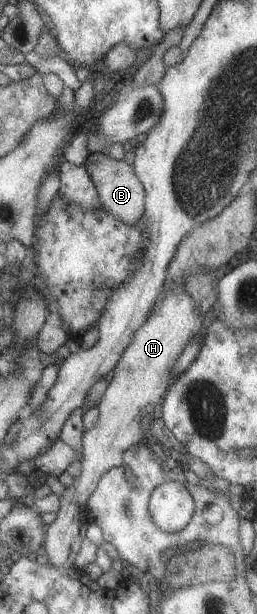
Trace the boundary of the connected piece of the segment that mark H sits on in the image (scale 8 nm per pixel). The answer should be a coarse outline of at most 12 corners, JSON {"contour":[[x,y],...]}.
{"contour":[[162,284],[83,430],[80,474],[45,528],[47,564],[74,567],[104,472],[144,442],[172,365],[200,333],[184,286]]}

